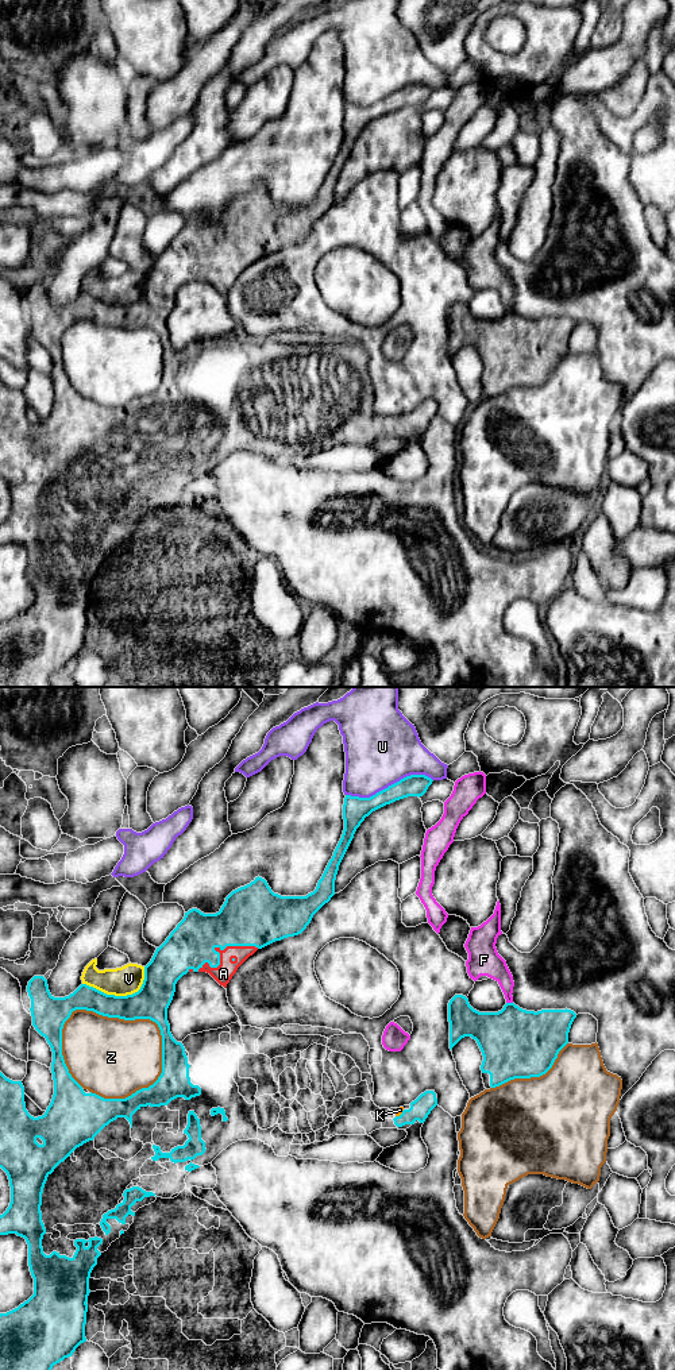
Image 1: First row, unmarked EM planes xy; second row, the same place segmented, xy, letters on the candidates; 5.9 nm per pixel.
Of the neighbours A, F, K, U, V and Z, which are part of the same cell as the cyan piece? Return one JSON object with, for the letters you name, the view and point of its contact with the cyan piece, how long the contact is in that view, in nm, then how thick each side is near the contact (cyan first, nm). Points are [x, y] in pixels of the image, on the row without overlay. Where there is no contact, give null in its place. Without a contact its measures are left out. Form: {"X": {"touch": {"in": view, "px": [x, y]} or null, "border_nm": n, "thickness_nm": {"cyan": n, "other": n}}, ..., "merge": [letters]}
{"A": {"touch": {"in": "xy", "px": [222, 258]}, "border_nm": 400, "thickness_nm": {"cyan": 340, "other": 110}}, "K": {"touch": {"in": "xy", "px": [401, 423]}, "border_nm": 70, "thickness_nm": {"cyan": 120, "other": 40}}, "merge": ["A", "K"]}

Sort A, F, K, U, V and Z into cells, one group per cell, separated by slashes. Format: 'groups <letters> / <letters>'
groups A K / F / U / V / Z

